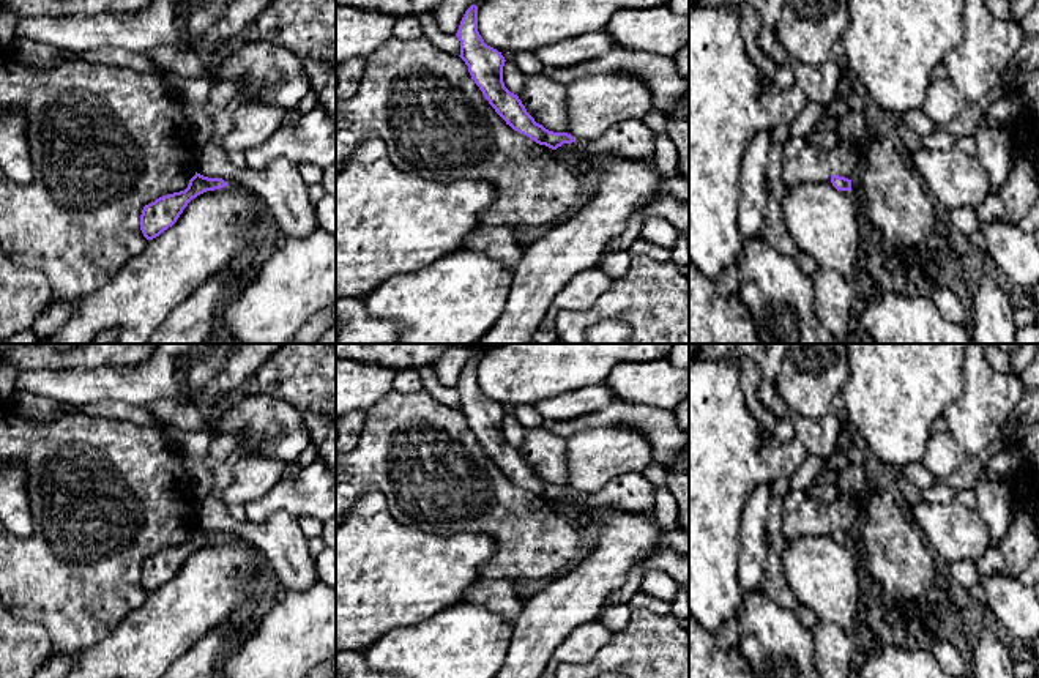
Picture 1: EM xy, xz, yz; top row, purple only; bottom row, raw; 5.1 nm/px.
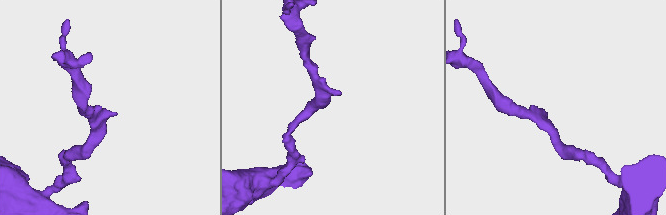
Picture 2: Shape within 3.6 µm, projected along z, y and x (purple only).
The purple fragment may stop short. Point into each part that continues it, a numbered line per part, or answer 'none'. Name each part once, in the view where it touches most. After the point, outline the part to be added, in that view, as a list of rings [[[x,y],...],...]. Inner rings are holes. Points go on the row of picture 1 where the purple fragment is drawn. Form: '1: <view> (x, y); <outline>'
none

